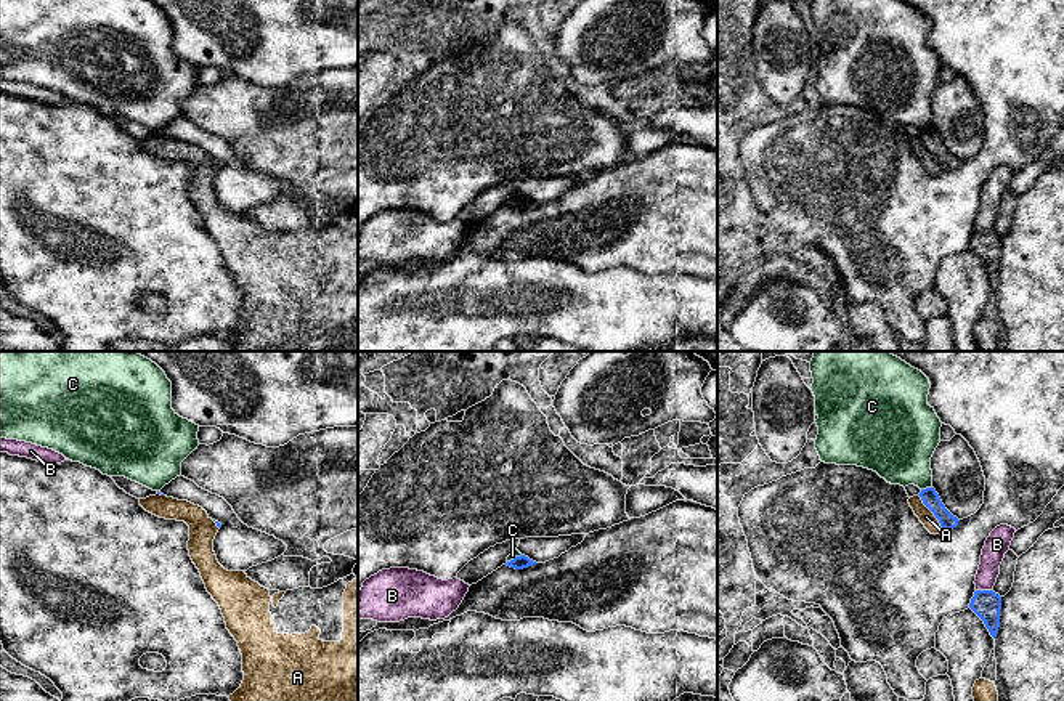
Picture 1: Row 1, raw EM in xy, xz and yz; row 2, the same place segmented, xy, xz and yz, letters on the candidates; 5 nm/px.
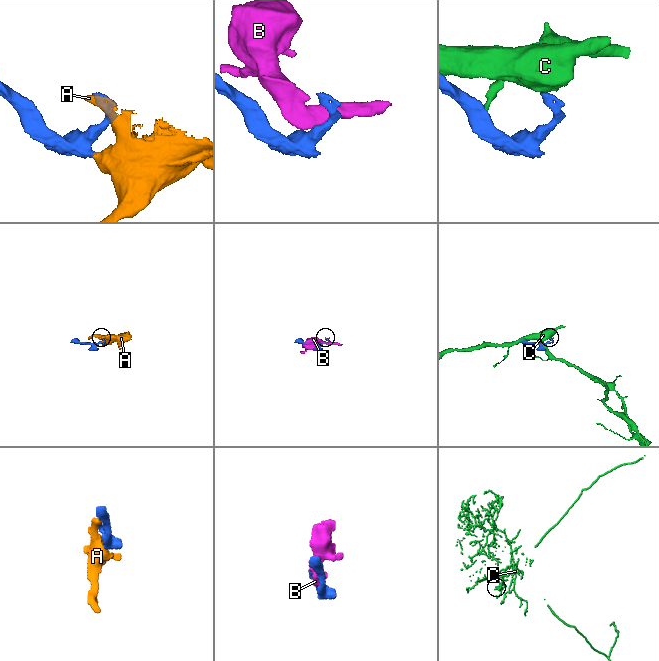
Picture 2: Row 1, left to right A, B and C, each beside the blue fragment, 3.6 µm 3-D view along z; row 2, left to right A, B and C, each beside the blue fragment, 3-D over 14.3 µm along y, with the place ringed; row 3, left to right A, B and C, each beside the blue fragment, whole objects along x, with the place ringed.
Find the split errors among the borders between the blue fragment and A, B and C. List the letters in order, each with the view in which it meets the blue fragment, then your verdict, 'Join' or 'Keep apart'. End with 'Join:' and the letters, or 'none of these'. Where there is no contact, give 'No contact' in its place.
A: Touches blue in yz. Join
B: Touches blue in yz. Keep apart
C: Touches blue in yz. Keep apart
Join: A

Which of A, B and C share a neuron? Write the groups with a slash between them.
A / B / C

